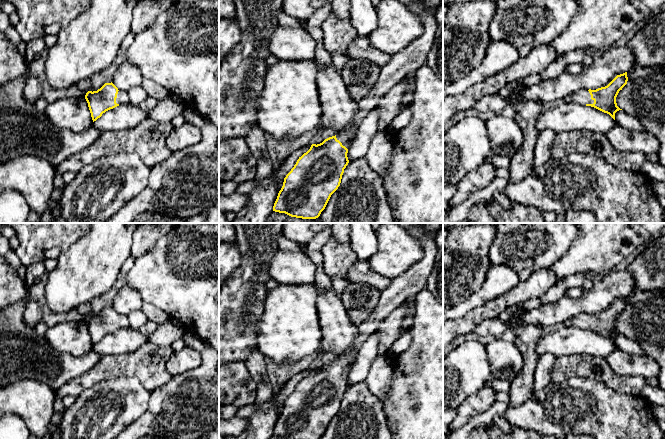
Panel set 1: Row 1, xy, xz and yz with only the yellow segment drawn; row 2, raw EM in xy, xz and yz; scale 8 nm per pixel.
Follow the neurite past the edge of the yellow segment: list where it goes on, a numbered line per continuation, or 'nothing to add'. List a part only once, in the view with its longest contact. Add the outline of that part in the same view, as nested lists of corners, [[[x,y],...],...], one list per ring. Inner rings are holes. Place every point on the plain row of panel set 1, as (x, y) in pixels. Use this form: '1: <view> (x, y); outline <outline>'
1: yz (582, 320); outline [[[580,313],[569,319],[573,326],[578,328],[586,329],[593,328],[594,324],[591,323],[591,319],[588,314]]]

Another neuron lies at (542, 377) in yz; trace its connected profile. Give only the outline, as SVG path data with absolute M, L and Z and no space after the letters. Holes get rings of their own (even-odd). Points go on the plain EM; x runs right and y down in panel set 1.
M549 353L538 356L533 382L534 391L544 389L552 382L551 370L555 360L556 357Z

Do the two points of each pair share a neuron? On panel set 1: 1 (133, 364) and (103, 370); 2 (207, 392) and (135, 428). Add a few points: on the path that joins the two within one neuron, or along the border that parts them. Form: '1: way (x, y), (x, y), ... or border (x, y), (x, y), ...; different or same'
1: way (126, 365), (110, 366); same
2: way (189, 406), (176, 410), (153, 423); same

